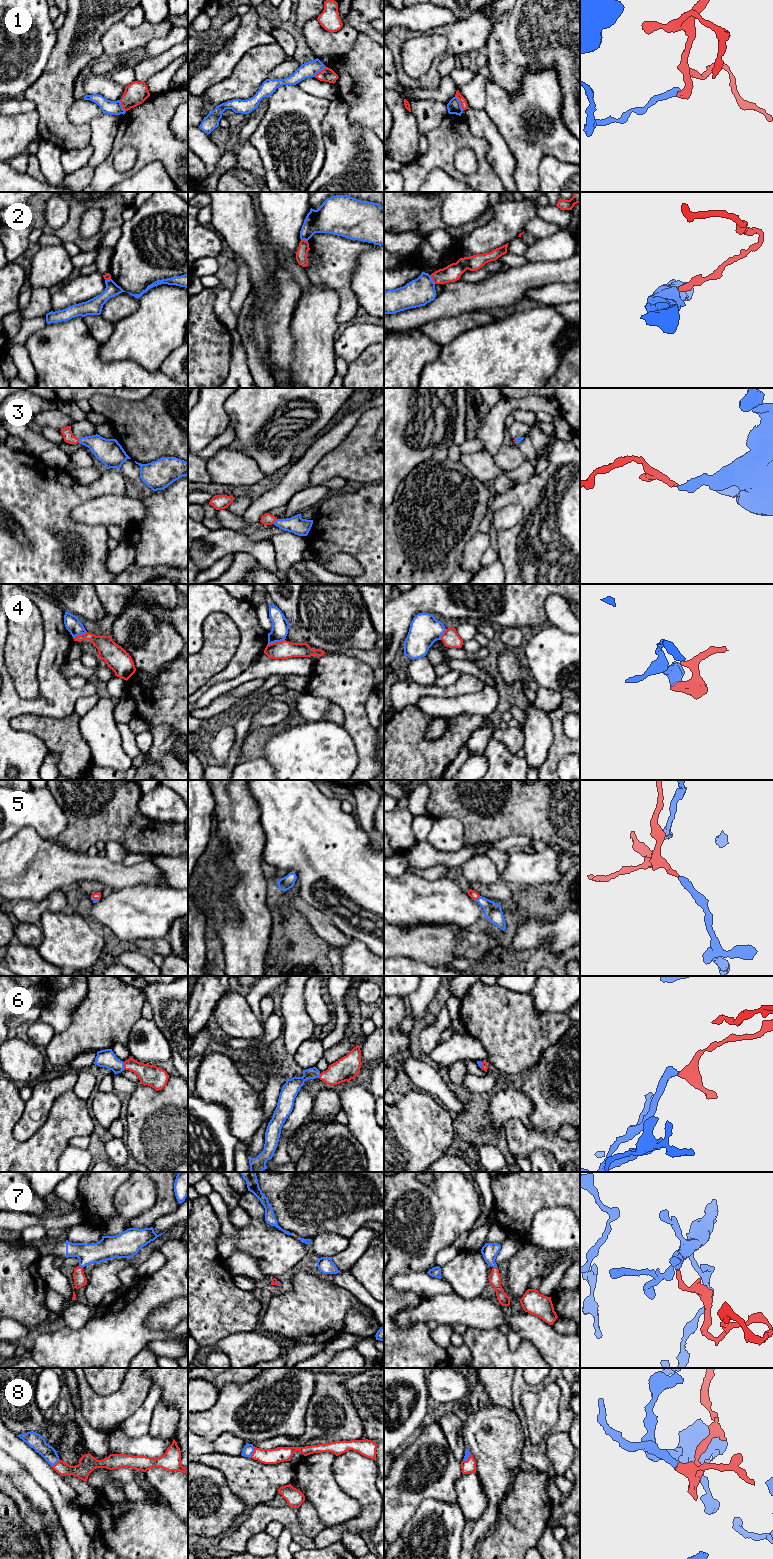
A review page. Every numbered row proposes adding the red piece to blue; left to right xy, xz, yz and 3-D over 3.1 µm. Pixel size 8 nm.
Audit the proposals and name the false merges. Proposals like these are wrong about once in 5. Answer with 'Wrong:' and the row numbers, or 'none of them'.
Wrong: 1, 2, 4

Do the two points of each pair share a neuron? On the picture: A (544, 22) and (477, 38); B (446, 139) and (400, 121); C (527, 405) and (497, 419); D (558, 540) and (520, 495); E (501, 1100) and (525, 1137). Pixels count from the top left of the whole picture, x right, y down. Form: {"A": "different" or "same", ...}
{"A": "different", "B": "different", "C": "same", "D": "same", "E": "different"}

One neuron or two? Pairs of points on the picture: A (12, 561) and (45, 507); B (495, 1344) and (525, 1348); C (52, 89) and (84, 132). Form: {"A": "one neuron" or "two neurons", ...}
{"A": "one neuron", "B": "one neuron", "C": "one neuron"}

